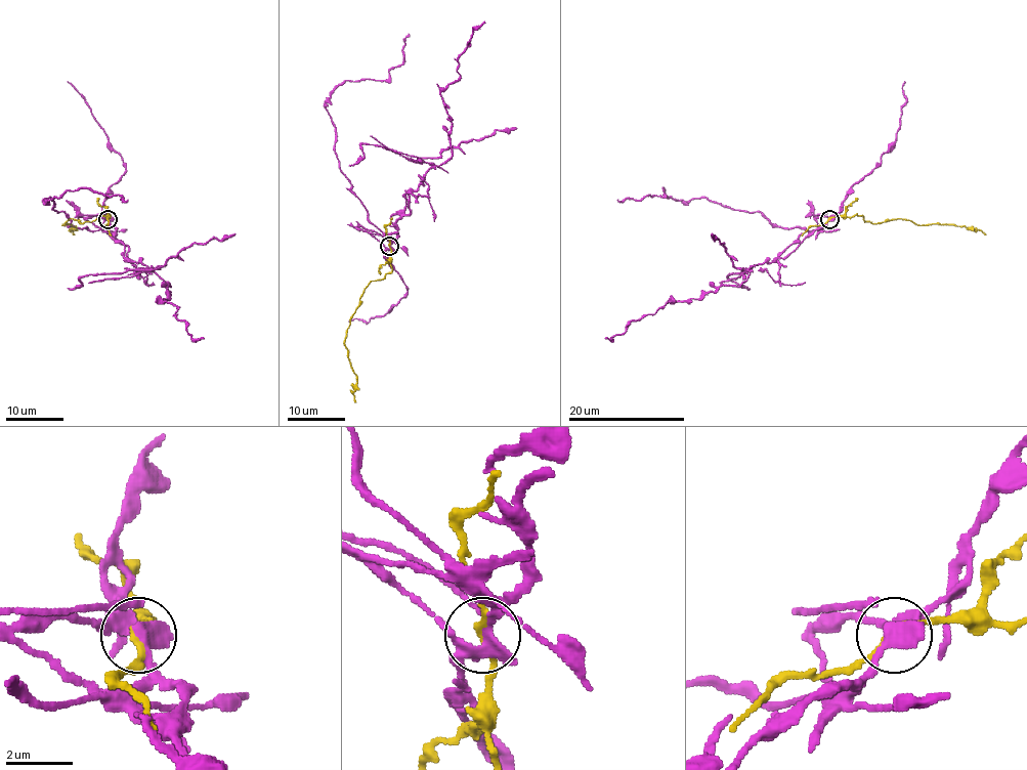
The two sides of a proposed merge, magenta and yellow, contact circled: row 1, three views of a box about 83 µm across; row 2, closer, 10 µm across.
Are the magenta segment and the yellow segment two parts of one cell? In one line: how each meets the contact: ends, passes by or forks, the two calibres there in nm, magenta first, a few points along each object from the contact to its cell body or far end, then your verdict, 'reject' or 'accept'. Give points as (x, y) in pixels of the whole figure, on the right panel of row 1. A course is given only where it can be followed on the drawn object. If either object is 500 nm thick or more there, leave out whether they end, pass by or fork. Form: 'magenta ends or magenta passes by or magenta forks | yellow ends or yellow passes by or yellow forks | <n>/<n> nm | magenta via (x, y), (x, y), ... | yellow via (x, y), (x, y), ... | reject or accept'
magenta forks | yellow passes by | 320/190 nm | magenta via (830, 218), (772, 262), (755, 265), (738, 285), (666, 302), (606, 337) | yellow via (830, 218), (862, 215), (865, 221), (872, 222), (900, 218), (922, 224), (965, 225), (985, 234) | reject

